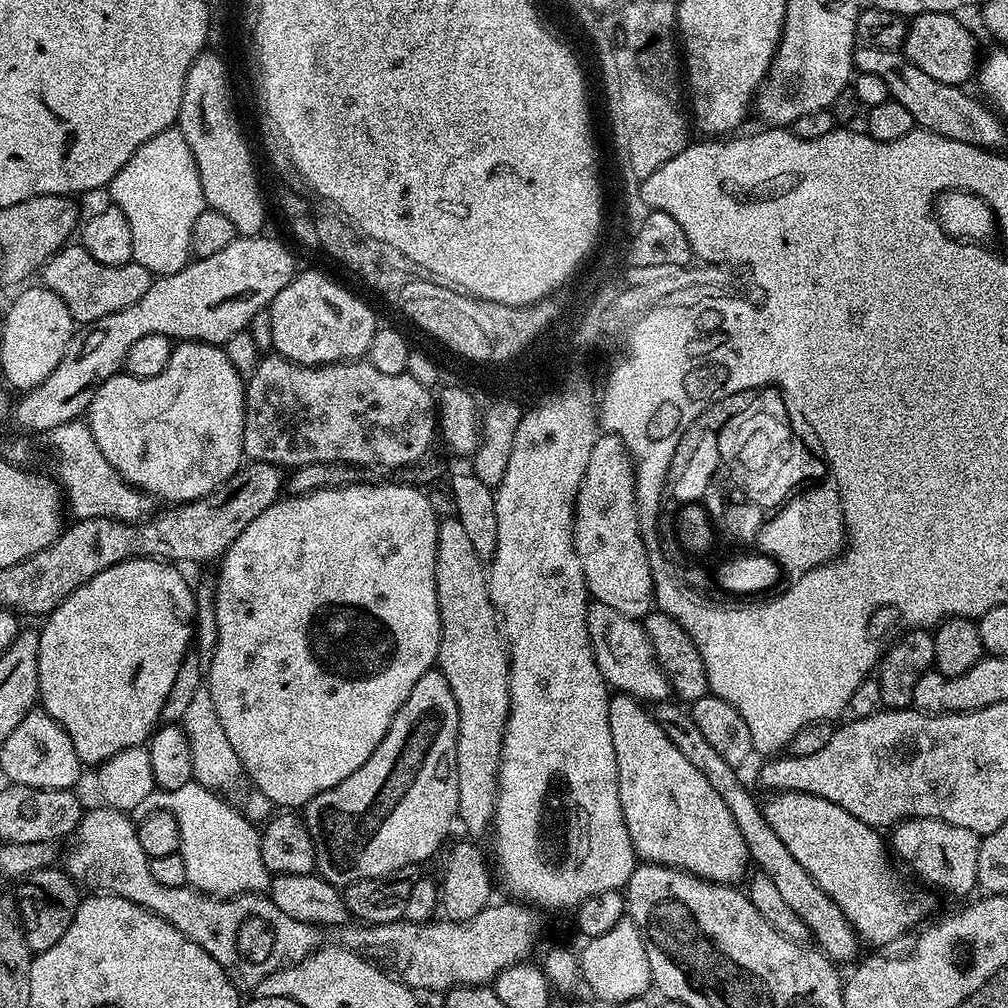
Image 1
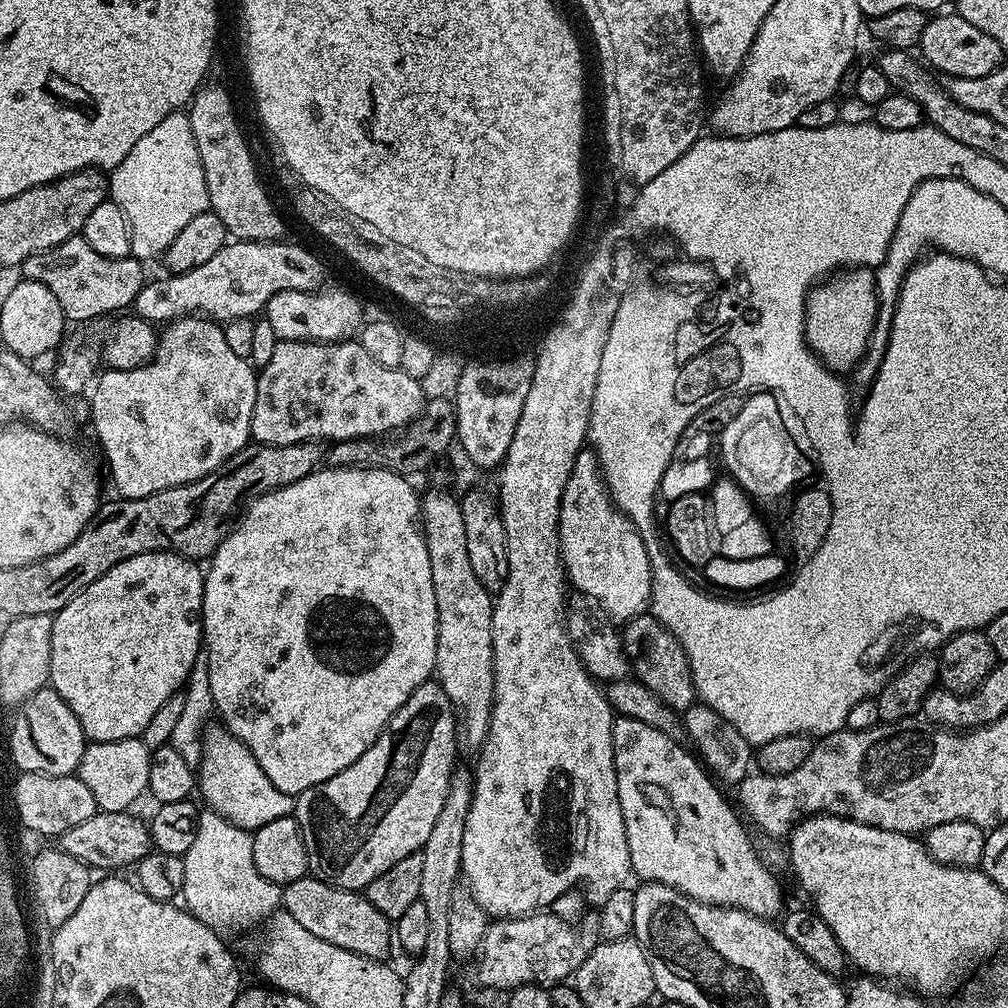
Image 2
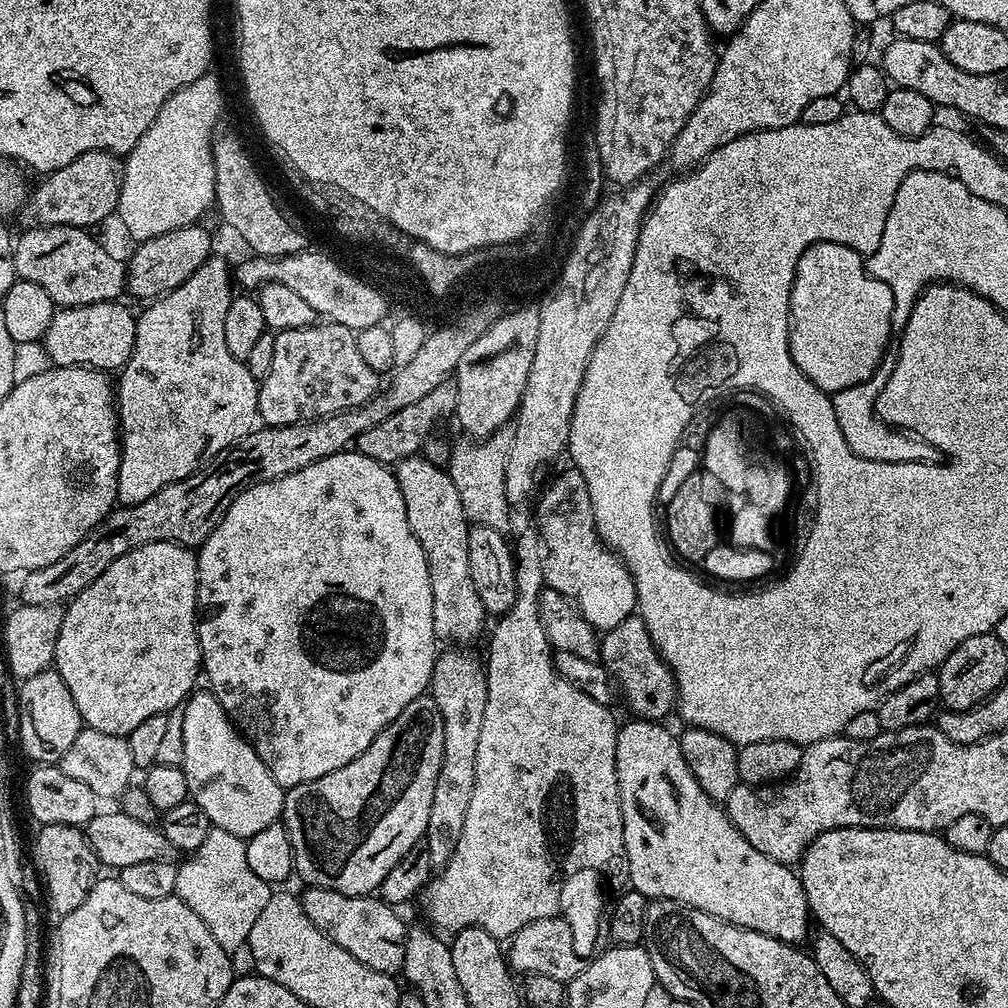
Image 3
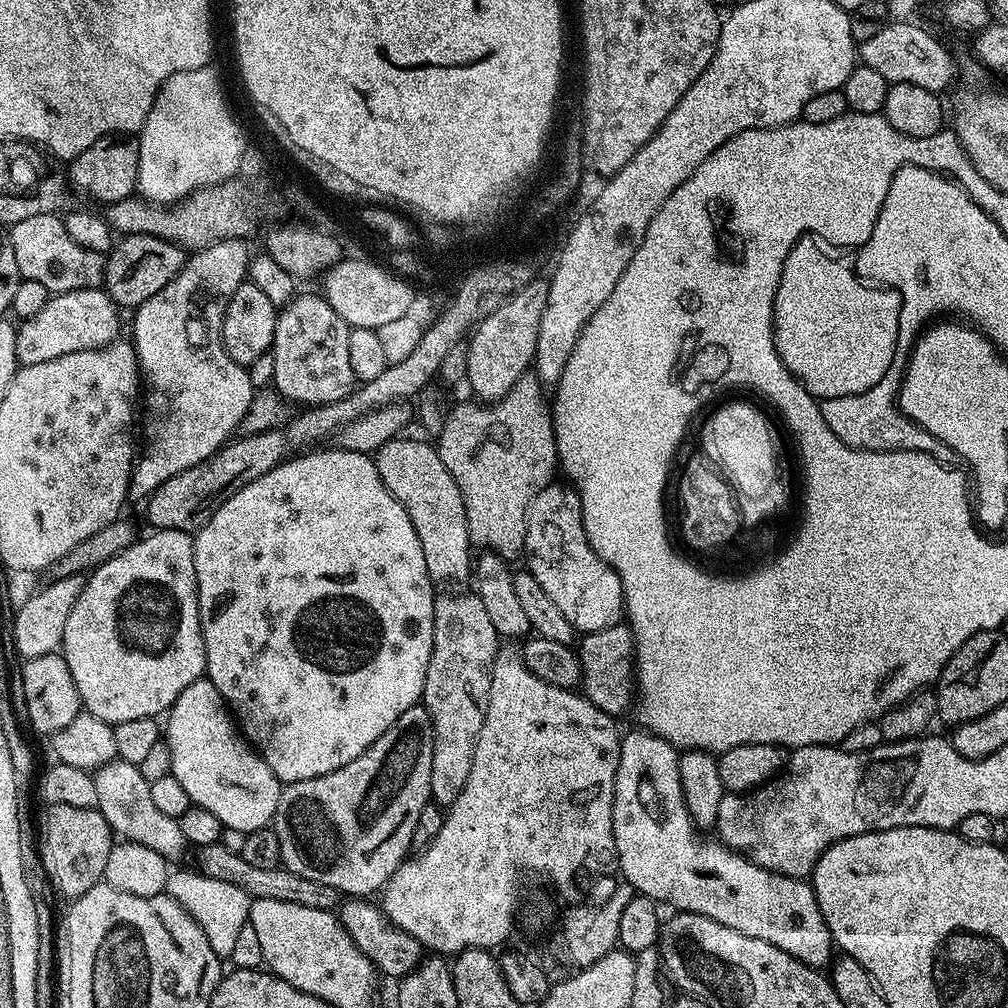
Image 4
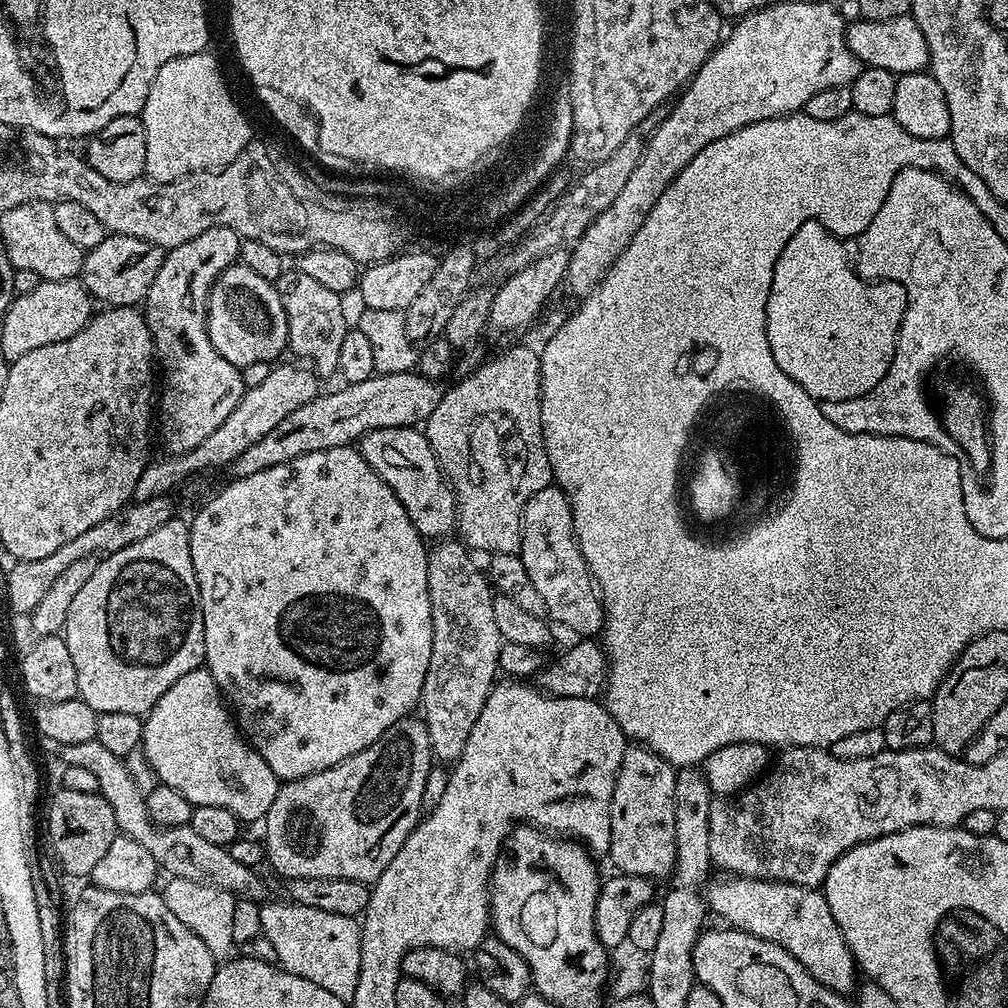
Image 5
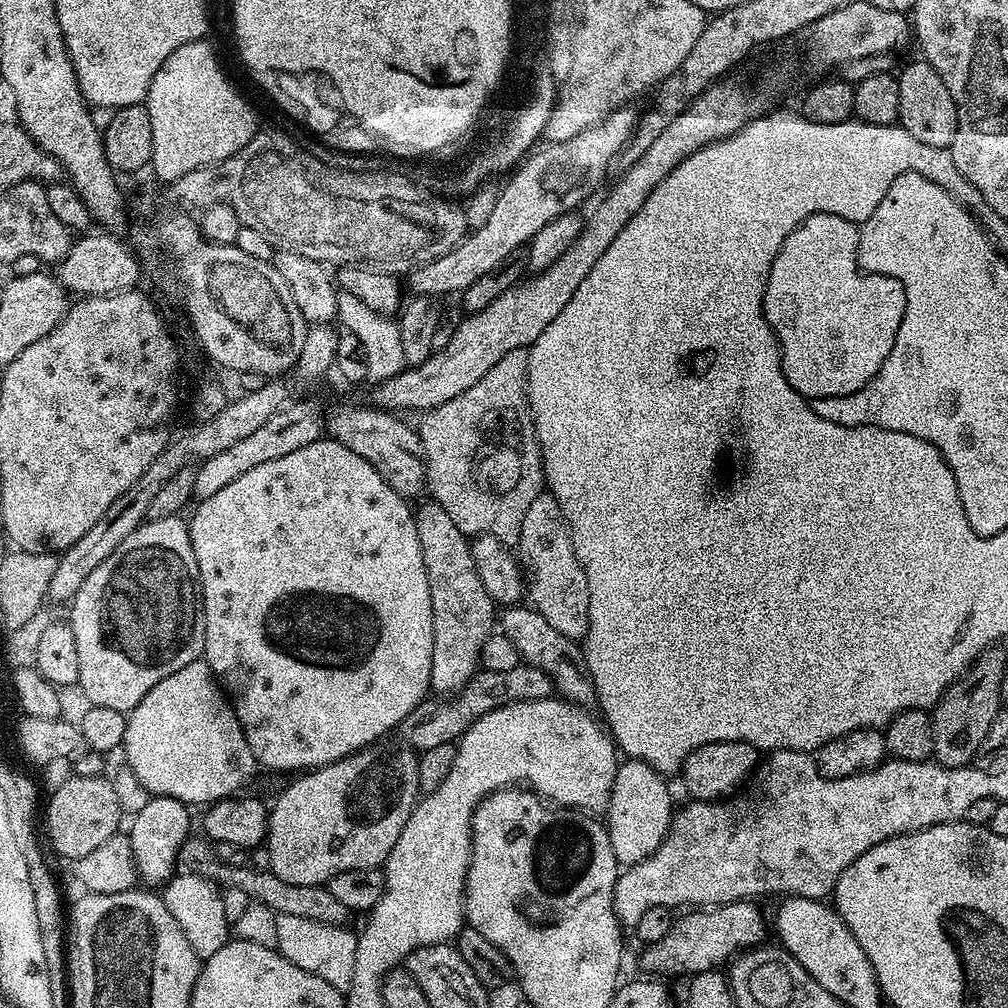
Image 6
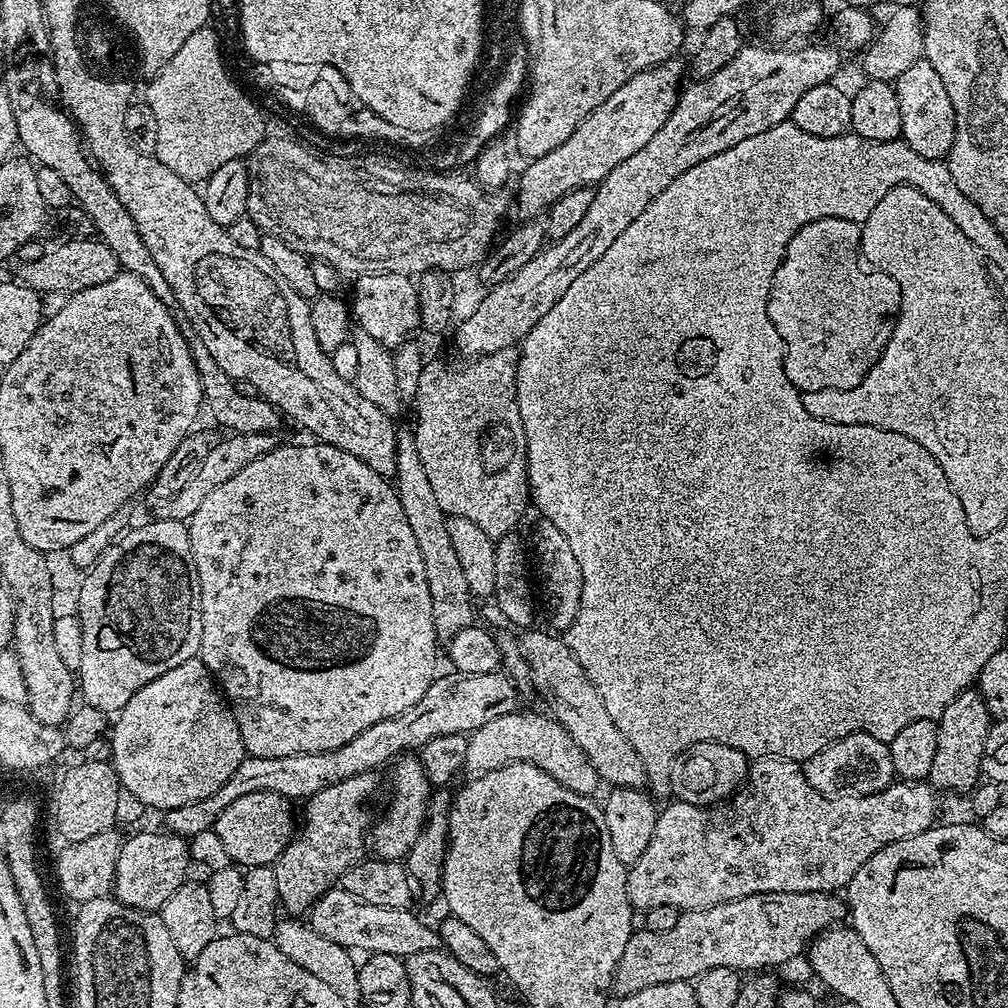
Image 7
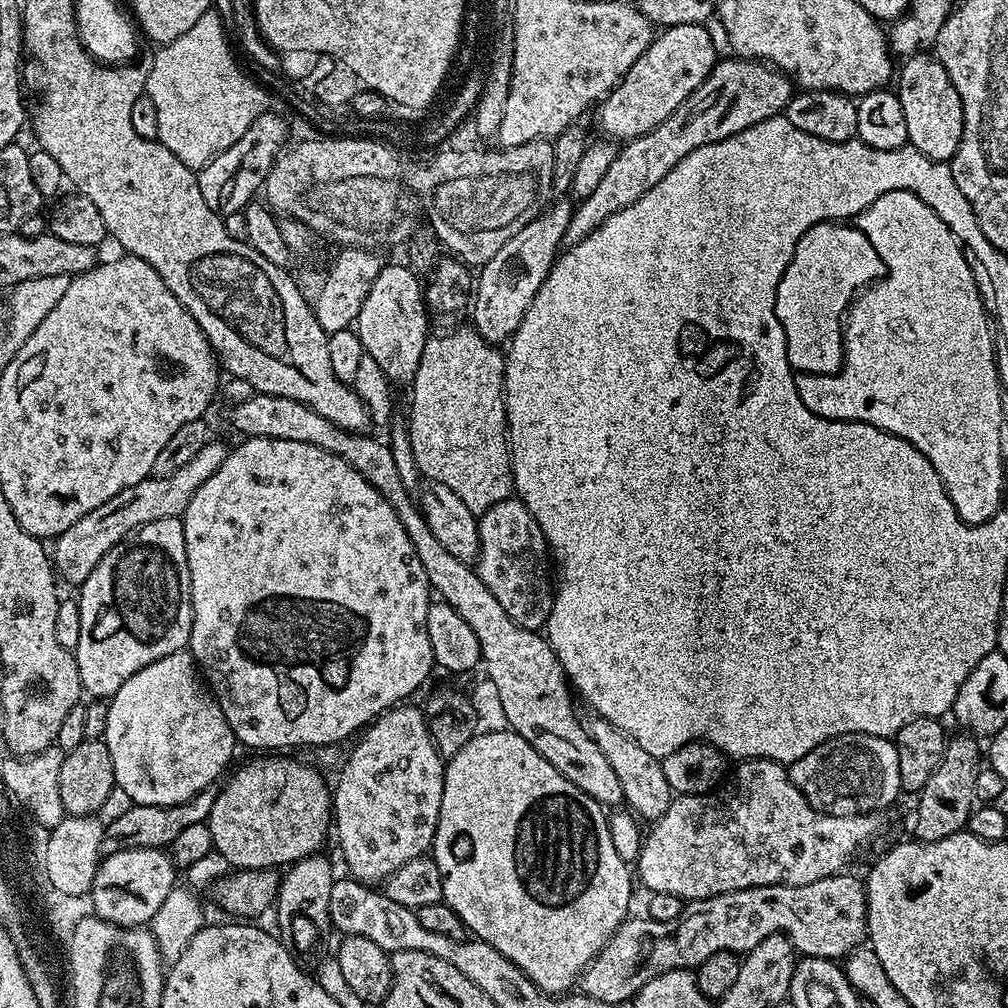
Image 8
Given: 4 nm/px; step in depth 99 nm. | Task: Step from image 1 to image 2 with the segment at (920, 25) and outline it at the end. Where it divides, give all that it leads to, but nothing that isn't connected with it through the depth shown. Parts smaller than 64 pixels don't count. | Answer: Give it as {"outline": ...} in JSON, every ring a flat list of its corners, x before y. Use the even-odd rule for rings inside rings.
{"outline":[[948,14,933,15,922,30,918,52,929,69,935,70,937,73,945,72,945,77,948,78,953,76,982,78,1005,63,1006,54,1002,50,1002,46,998,46,998,42,994,42,994,38,990,38,990,34,985,34,982,30,978,30,978,26,966,22,966,18,955,14,944,15]]}

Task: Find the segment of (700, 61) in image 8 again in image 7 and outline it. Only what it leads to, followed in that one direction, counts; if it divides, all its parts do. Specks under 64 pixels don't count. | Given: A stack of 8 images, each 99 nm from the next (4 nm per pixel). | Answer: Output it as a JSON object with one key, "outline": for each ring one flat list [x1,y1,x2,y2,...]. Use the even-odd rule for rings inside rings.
{"outline":[[678,59,663,60,660,64,655,64,652,68,646,68,631,76,626,83,618,86,618,90,614,90,614,94,610,94,610,98,606,98,606,102,602,102,602,106,594,109,579,124,574,130,574,134,570,134,570,138,566,138,566,142,562,142,562,146,529,159,525,163,528,165,523,165,518,176,520,189,516,192,516,204,520,207,520,216,525,218,545,211,554,201,562,198,562,194,566,194,574,188,599,184,606,178,606,174,610,174,610,170,614,170,614,166,618,166,618,162,624,162,626,158,630,158,630,154,642,150,642,146,646,146,646,142,650,142,650,138,654,138,654,134,658,134,658,130,662,130,666,118,670,118,670,114,676,108,676,103,680,101,682,91,680,79,686,76,686,64,685,61,683,64]]}

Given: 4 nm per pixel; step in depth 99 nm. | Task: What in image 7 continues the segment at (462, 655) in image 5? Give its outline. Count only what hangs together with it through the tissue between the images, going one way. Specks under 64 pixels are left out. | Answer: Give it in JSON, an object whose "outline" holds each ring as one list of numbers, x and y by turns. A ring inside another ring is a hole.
{"outline":[[411,427,396,429,396,475,394,487,398,498,402,502,402,510,406,514,406,522,410,522,410,530,414,530,414,538,418,542,418,551,422,554,422,562,426,566,426,586,430,586,430,602,432,603,432,617,436,627,437,637,441,641,448,642,461,628,470,627,474,624,472,618,472,603,474,597,470,586,466,582,466,574,462,572,462,565,458,562,458,553,450,542,450,530,448,529,448,516,438,506,438,497,434,495,434,489,426,475,426,469,422,467,422,458,418,454,416,434]]}

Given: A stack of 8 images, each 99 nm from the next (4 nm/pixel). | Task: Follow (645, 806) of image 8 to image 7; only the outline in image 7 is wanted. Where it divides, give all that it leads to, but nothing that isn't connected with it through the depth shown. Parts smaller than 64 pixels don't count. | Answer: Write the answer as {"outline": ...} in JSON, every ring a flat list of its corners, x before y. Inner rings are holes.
{"outline":[[536,627,519,633,520,652,528,664,531,683,536,683,537,690,552,707,551,715,568,731,570,738,578,742,603,783,605,780,612,788,643,789,648,784,648,771,642,758,638,758,638,750,634,750,622,730,614,726,602,697,594,690,594,682,586,678,586,670,582,670,578,658,574,658,574,650,570,650,567,639,555,631,543,632]]}

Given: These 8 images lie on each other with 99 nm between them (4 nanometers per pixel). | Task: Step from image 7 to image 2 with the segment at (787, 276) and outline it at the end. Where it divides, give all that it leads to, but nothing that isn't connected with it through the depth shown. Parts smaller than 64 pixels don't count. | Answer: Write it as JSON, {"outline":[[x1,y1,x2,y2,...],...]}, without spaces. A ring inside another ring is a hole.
{"outline":[[871,268,837,270,820,281,808,294,804,307,804,337,808,346,827,368,837,374,855,369,864,356,870,330,874,330,880,297,876,295,876,278]]}

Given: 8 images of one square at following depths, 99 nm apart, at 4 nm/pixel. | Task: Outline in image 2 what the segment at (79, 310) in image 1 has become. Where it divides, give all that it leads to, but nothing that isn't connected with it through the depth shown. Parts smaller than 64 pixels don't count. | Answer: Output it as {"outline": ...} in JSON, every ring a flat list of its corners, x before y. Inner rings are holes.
{"outline":[[83,235,72,236,50,250,34,254,22,265,23,275,42,282,42,286,58,298,58,306,62,306,65,317,69,321,76,320,72,322,96,322,101,319,99,316,108,316,111,312,120,314,131,309,146,283,144,268,145,265,132,256,102,258,102,254,97,254,84,241]]}

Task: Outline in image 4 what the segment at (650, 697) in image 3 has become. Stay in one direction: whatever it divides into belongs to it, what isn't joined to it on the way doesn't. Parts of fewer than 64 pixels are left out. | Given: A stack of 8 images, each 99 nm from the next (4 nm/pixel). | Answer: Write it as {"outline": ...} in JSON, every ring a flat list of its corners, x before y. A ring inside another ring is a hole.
{"outline":[[624,622,612,624,608,628,599,628,581,635,579,640,579,675,582,677,583,695,598,710,610,717,619,717,619,712,628,704,628,684,630,688,630,681,634,676,634,641,631,628]]}

